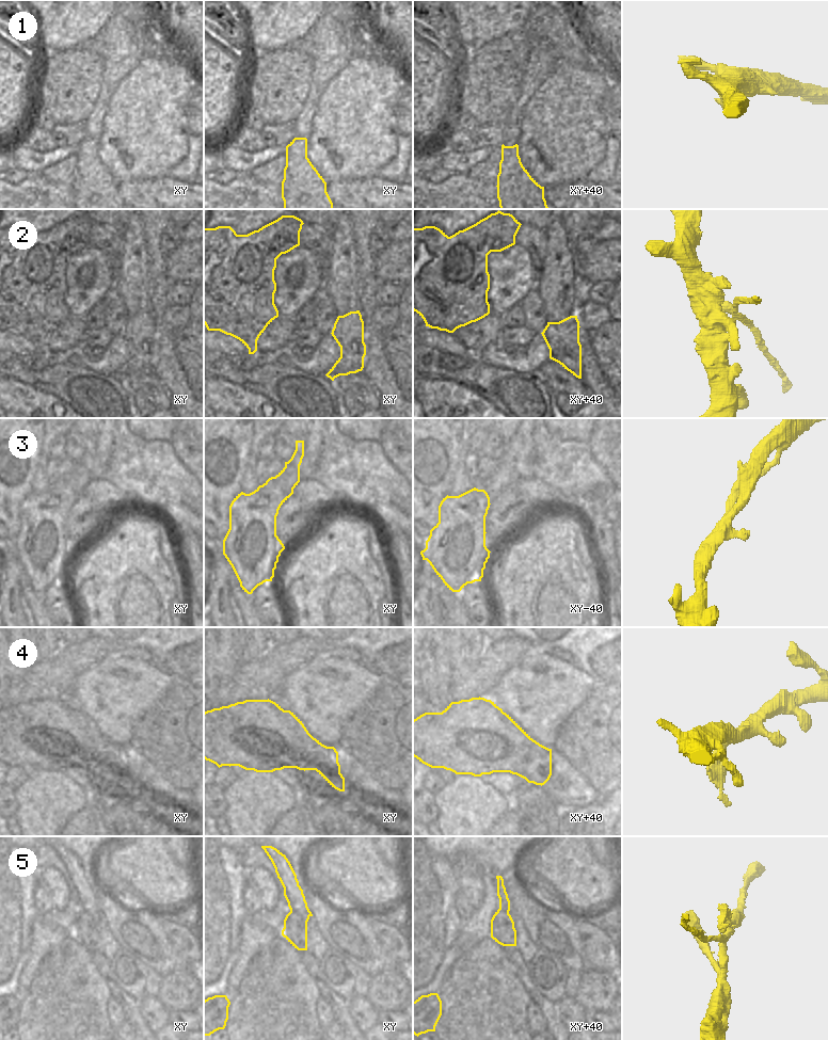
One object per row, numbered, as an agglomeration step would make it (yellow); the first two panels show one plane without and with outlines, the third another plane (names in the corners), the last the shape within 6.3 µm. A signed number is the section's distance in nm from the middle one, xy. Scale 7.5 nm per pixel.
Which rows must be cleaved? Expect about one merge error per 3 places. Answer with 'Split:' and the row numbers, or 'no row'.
Split: 2, 5

